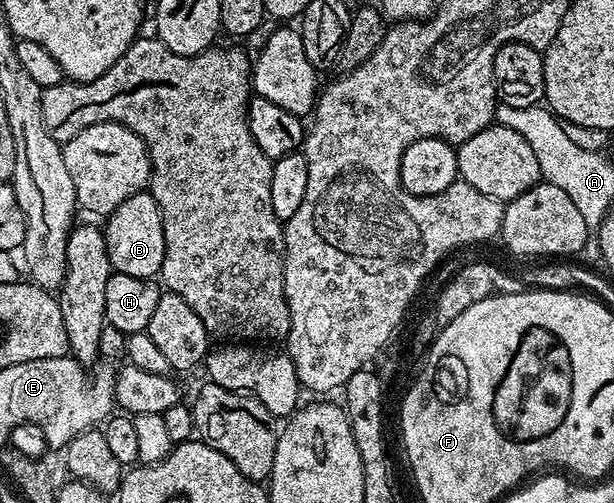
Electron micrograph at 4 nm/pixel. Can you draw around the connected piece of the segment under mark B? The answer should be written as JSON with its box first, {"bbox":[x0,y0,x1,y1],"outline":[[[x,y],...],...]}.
{"bbox":[104,190,165,279],"outline":[[[148,190],[135,193],[119,205],[104,220],[105,244],[109,254],[110,268],[116,273],[127,273],[127,277],[152,279],[160,276],[163,265],[165,242],[163,241],[163,221],[159,205]]]}

